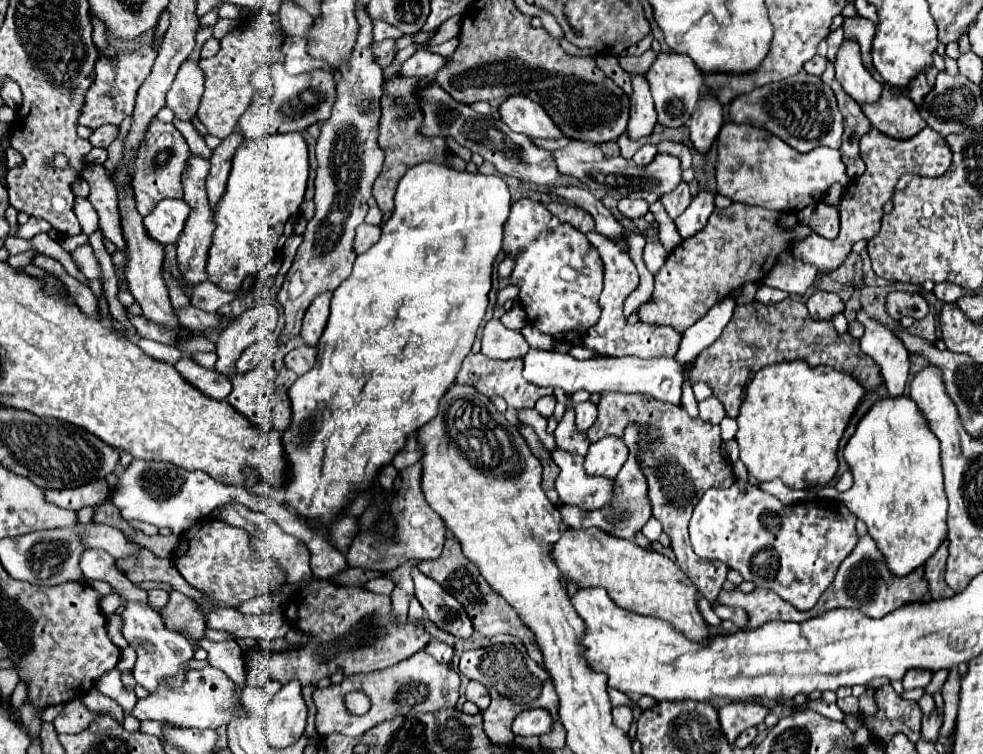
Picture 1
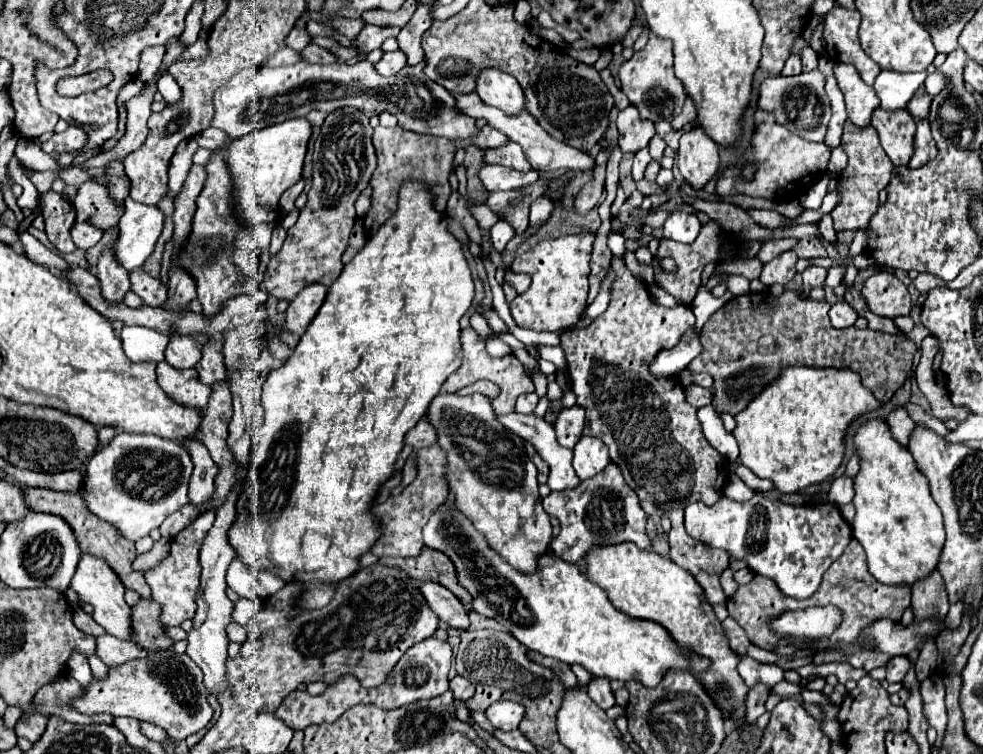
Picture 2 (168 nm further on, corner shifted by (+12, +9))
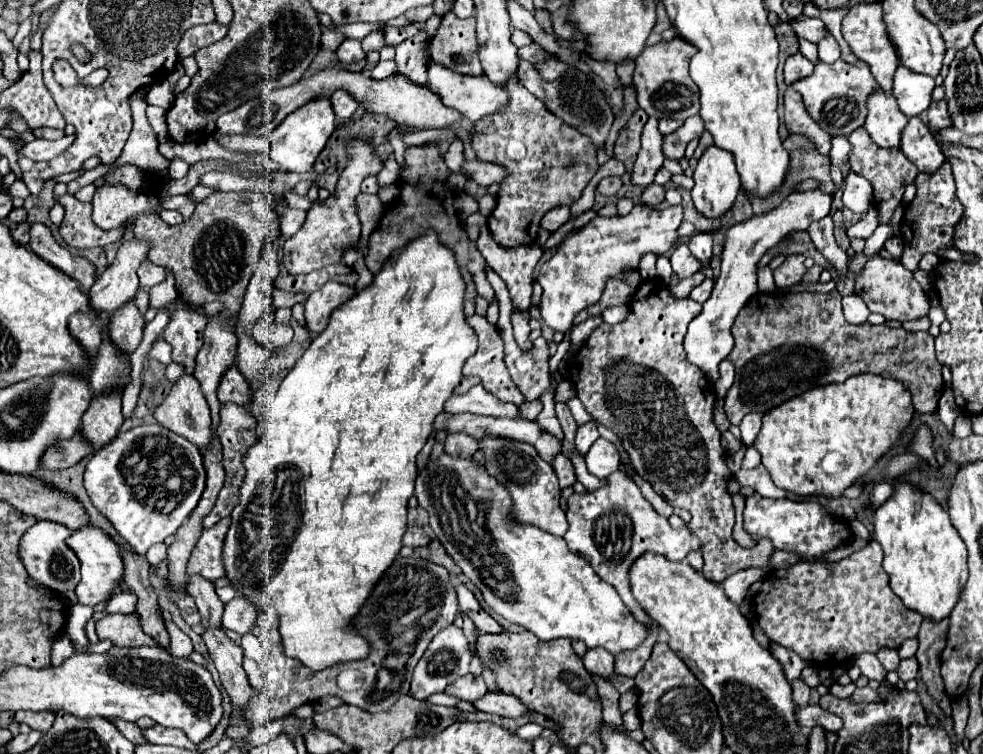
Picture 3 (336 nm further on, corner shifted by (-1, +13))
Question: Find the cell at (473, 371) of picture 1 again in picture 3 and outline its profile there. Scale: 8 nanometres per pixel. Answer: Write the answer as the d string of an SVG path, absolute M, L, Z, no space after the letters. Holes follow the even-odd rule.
M471 316L467 318L467 324L475 330L479 338L477 352L465 362L463 374L465 376L479 376L483 380L483 388L497 396L503 402L521 404L525 398L513 384L509 370L503 362L503 340L497 330L497 326L489 324L485 316Z

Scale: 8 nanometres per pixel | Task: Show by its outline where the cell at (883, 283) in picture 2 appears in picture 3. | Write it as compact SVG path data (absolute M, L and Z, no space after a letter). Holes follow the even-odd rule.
M873 256L867 260L859 276L855 278L855 292L863 298L863 302L869 306L871 312L883 314L887 320L917 320L927 316L929 302L925 298L925 292L921 284L913 278L913 272L905 270L901 262L887 260L881 256Z

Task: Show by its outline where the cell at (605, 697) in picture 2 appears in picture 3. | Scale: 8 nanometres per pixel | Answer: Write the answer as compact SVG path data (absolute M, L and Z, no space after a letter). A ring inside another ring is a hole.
M589 648L583 656L583 664L591 674L599 674L603 678L613 674L613 654L603 648Z

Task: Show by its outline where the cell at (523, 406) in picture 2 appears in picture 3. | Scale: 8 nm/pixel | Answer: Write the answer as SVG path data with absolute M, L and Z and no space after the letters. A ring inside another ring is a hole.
M533 400L533 402L525 402L525 404L519 404L519 416L525 418L525 420L535 420L541 412L541 402L539 400Z

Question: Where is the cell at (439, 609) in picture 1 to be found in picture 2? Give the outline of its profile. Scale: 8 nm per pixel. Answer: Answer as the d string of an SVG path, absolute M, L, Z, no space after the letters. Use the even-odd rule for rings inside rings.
M420 582L420 592L428 602L430 610L440 618L440 622L452 628L468 628L468 612L464 610L462 602L448 590L436 582Z

